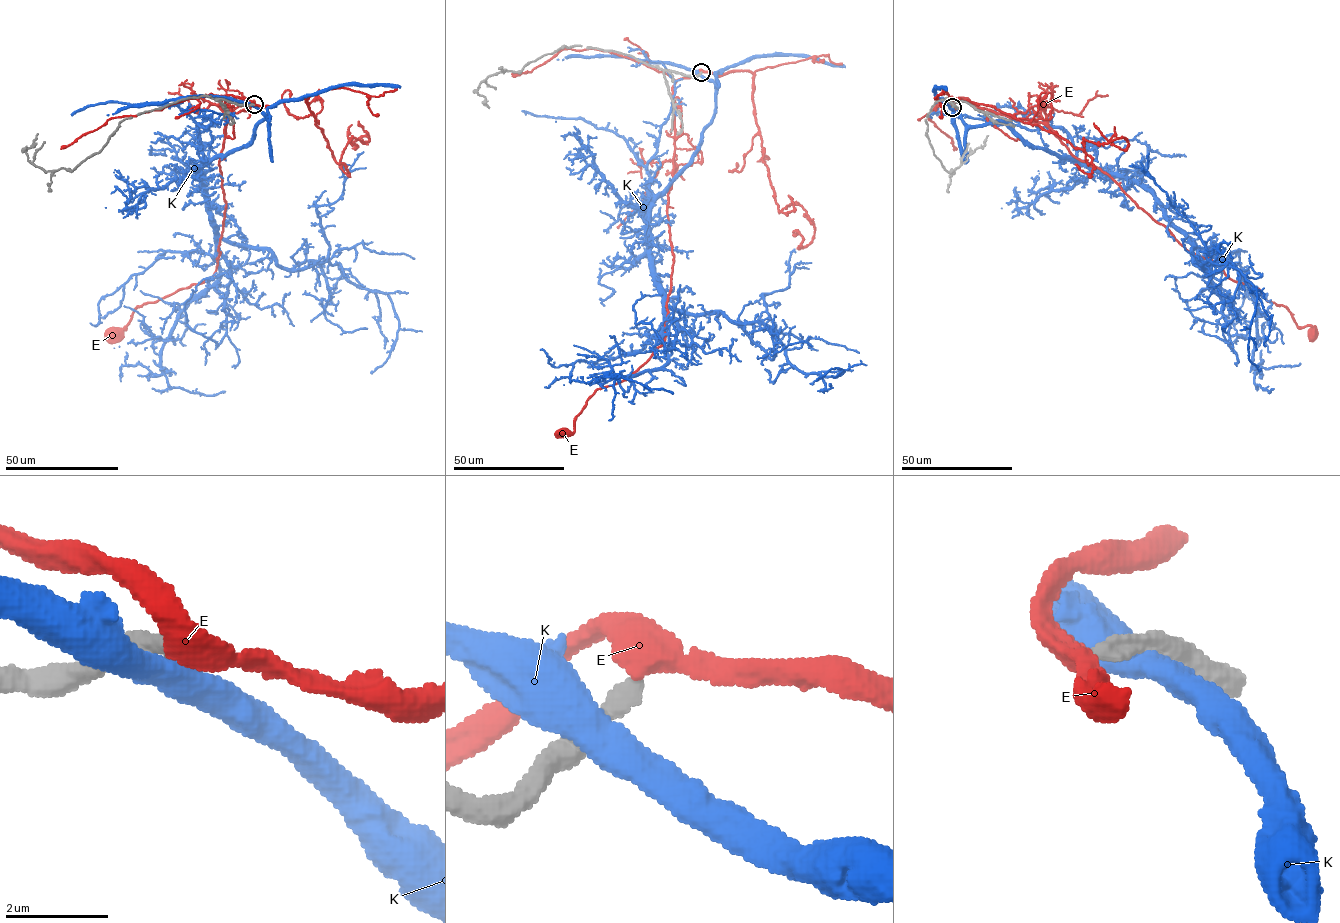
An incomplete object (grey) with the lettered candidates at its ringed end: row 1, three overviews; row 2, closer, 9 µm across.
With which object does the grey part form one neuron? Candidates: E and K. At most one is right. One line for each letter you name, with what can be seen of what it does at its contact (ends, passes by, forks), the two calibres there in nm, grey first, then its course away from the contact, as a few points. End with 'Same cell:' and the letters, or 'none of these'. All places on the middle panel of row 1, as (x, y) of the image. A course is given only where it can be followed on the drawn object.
Same cell: none of these

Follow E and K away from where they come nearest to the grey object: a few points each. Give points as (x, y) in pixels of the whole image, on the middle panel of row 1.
E: (701, 72), (672, 89), (665, 341), (626, 379), (599, 388), (574, 431), (562, 433)
K: (699, 74), (715, 108), (651, 208), (658, 291), (681, 311), (770, 326), (803, 372), (844, 371), (816, 381)

